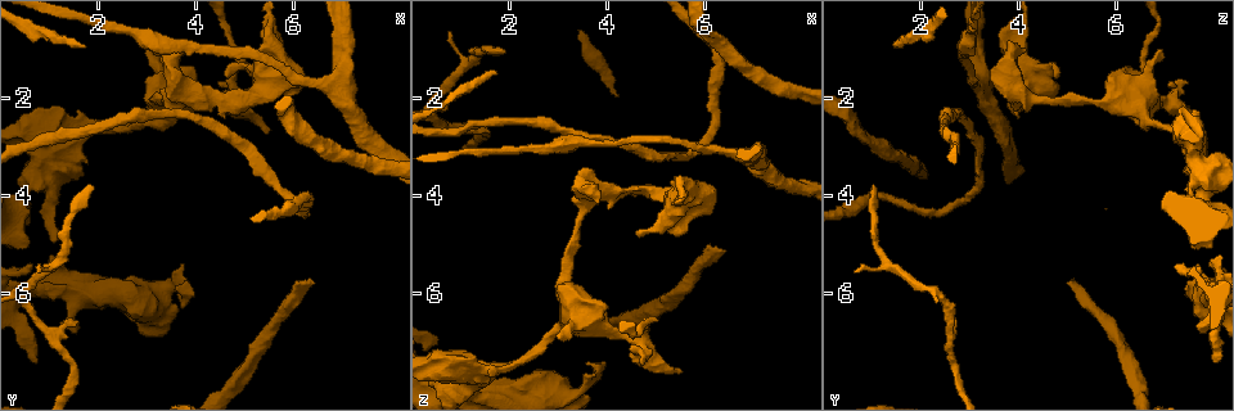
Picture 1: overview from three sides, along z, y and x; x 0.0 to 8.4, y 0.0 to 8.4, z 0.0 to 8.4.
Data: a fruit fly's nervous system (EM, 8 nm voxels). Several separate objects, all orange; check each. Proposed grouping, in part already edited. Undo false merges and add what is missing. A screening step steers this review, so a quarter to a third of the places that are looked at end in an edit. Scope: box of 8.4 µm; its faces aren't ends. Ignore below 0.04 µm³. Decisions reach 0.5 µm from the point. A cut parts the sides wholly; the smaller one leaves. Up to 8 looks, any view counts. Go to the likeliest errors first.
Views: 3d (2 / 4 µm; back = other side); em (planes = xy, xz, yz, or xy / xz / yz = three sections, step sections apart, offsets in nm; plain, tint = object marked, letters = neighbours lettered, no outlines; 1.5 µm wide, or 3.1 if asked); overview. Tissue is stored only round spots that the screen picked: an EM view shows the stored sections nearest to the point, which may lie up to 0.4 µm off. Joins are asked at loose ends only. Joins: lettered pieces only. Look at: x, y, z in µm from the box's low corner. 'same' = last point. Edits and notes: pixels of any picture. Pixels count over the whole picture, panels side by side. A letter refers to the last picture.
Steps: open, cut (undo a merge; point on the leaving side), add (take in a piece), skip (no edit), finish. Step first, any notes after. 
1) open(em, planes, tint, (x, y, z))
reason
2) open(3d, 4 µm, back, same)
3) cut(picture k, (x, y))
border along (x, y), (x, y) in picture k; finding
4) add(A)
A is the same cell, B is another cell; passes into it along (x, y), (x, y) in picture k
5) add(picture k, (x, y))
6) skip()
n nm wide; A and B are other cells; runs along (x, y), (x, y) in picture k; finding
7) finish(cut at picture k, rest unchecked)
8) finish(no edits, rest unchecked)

open(3d, 4 µm, (6.40, 5.75, 5.05))
end of a long branch

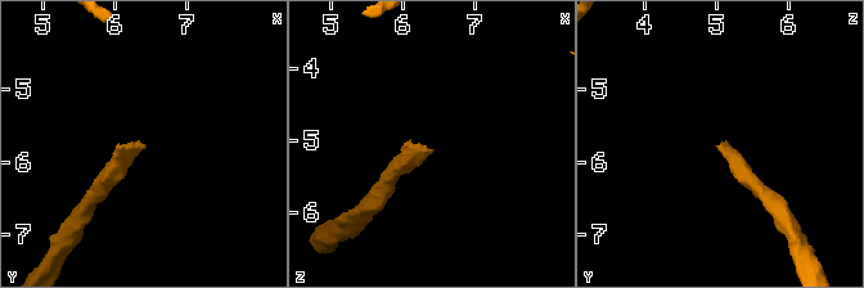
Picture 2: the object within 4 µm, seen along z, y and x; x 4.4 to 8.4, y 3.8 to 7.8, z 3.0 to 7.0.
open(em, planes, letters, (6.40, 5.80, 5.15))
need the tissue

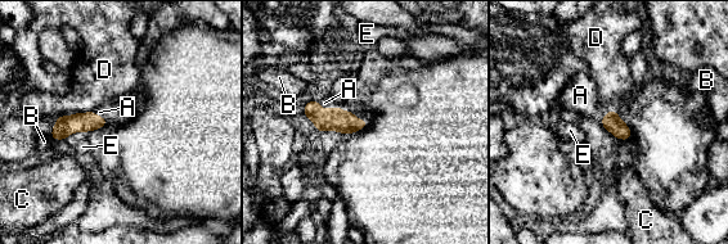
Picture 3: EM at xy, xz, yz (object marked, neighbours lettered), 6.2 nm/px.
add(A)
A is the same cell, B, C, D and E are other cells; passes into it along (326, 120), (333, 108), (324, 103) in picture 3; the neuron continues

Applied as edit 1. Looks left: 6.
open(em, planes, tint, (3.05, 1.05, 7.00))
branch stops here

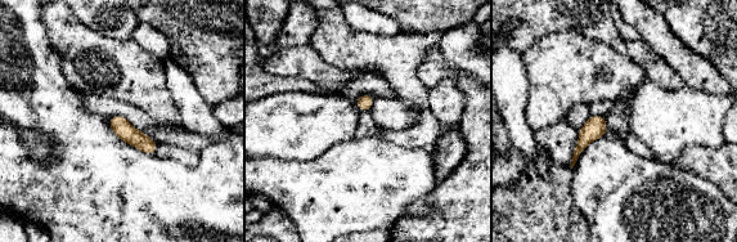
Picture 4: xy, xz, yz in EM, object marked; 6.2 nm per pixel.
open(em, planes, letters, same)

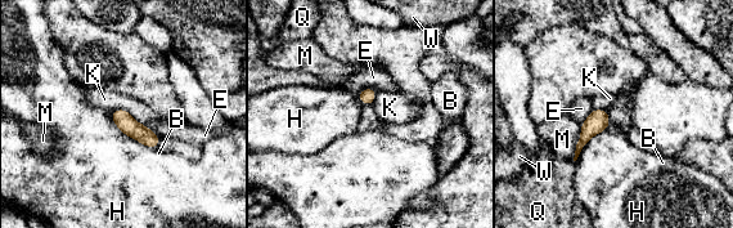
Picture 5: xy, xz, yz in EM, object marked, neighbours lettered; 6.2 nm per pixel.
skip()
B, E, H, K, M, Q and W are other cells; runs along (115, 115), (154, 143) in picture 5; no lettered piece goes on from it

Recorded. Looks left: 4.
open(em, yz, step 8, tint, (4.05, 1.00, 2.95))
sudden change in width

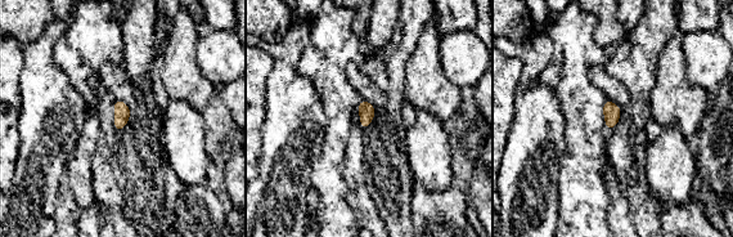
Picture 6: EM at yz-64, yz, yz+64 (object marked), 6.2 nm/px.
open(em, planes, letters, same)

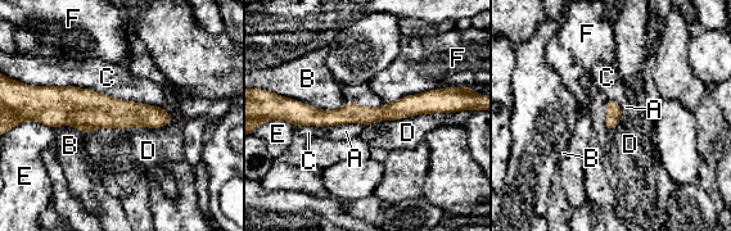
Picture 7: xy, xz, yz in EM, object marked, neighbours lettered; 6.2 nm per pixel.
skip()
C touches over 800 nm; A, B, C, D, E and F are other cells; all the same neuron

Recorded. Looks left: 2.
finish(add at picture 3, rest unchecked)

